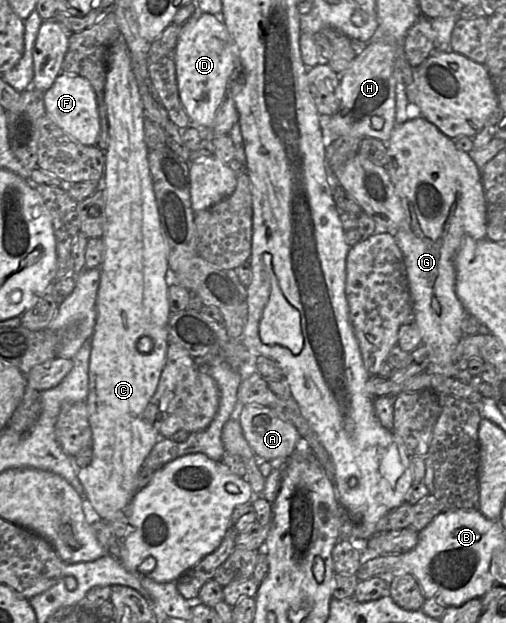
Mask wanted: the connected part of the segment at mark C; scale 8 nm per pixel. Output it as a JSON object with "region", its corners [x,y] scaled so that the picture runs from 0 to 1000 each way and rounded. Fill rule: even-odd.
{"region":[[[241,55],[213,82],[206,164],[215,197],[215,234],[208,242],[208,273],[200,295],[209,324],[209,355],[202,379],[208,409],[198,427],[192,509],[182,539],[176,631],[170,642],[184,701],[184,737],[178,746],[156,751],[154,767],[166,783],[170,803],[202,835],[215,836],[231,820],[245,820],[259,809],[271,790],[275,756],[310,709],[314,693],[287,673],[287,657],[310,628],[330,579],[336,551],[332,515],[338,506],[332,462],[340,456],[330,443],[332,396],[302,303],[294,239],[287,228],[285,172],[257,85]],[[281,541],[300,546],[298,565],[285,567],[275,560],[273,549]]]}

